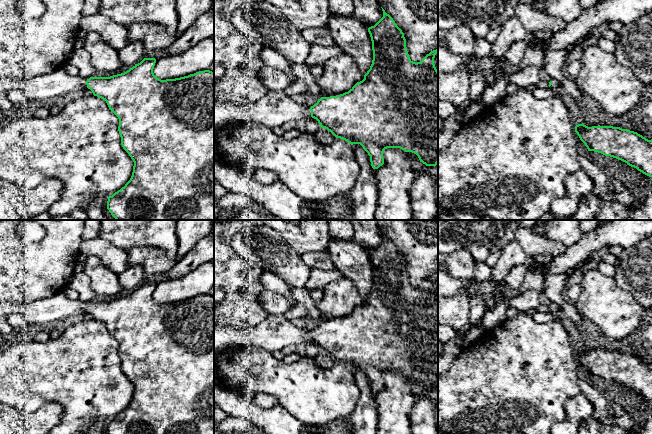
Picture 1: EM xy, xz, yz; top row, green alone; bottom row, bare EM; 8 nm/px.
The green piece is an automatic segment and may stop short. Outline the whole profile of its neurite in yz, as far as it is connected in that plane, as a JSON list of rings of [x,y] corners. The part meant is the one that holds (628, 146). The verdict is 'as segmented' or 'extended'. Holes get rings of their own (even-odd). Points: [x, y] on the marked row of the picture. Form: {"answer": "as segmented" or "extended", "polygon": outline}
{"answer": "as segmented", "polygon": [[[583,123],[575,126],[575,132],[588,151],[621,160],[652,177],[652,139],[620,127],[588,127]]]}

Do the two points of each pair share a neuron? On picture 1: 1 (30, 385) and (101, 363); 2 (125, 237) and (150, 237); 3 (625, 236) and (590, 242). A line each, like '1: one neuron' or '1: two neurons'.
1: one neuron
2: one neuron
3: one neuron

